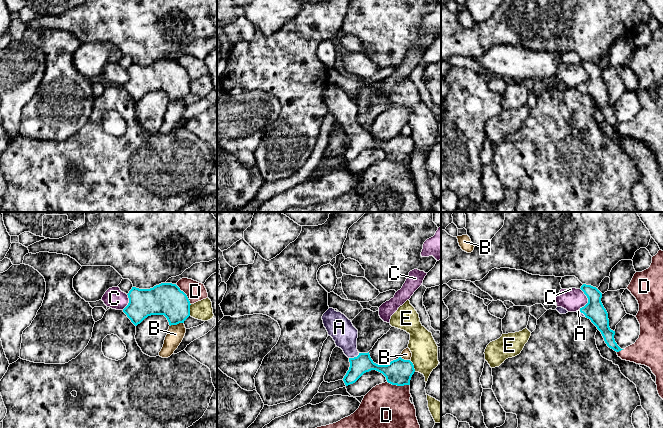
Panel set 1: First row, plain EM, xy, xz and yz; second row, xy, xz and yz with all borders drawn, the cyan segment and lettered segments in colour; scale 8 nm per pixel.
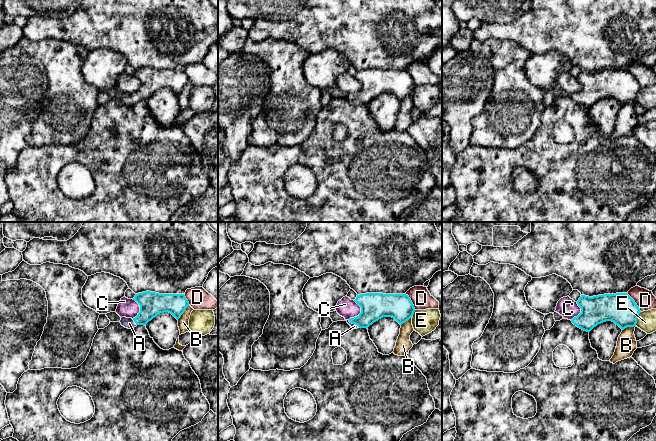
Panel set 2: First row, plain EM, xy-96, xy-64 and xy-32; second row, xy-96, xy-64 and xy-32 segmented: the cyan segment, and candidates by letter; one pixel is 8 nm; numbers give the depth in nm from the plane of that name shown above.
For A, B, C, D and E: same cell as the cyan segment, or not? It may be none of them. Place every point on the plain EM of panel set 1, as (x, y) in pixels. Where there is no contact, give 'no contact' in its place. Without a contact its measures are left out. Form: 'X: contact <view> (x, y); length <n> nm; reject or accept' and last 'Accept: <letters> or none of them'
A: contact xz (354, 133); length 100 nm; accept
B: contact xy (176, 100); length 120 nm; reject
C: contact yz (588, 75); length 180 nm; reject
D: contact xz (398, 161); length 190 nm; reject
E: contact xy (189, 86); length 100 nm; reject
Accept: A

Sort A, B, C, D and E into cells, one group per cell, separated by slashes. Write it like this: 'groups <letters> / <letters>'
groups A / B / C / D / E

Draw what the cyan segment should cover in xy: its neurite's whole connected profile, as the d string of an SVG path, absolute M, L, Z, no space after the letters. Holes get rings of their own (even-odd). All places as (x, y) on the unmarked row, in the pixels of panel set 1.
M161 59L150 65L132 63L127 71L129 79L123 85L123 88L135 102L151 91L164 91L170 102L184 99L190 92L190 77L187 71L176 60Z

